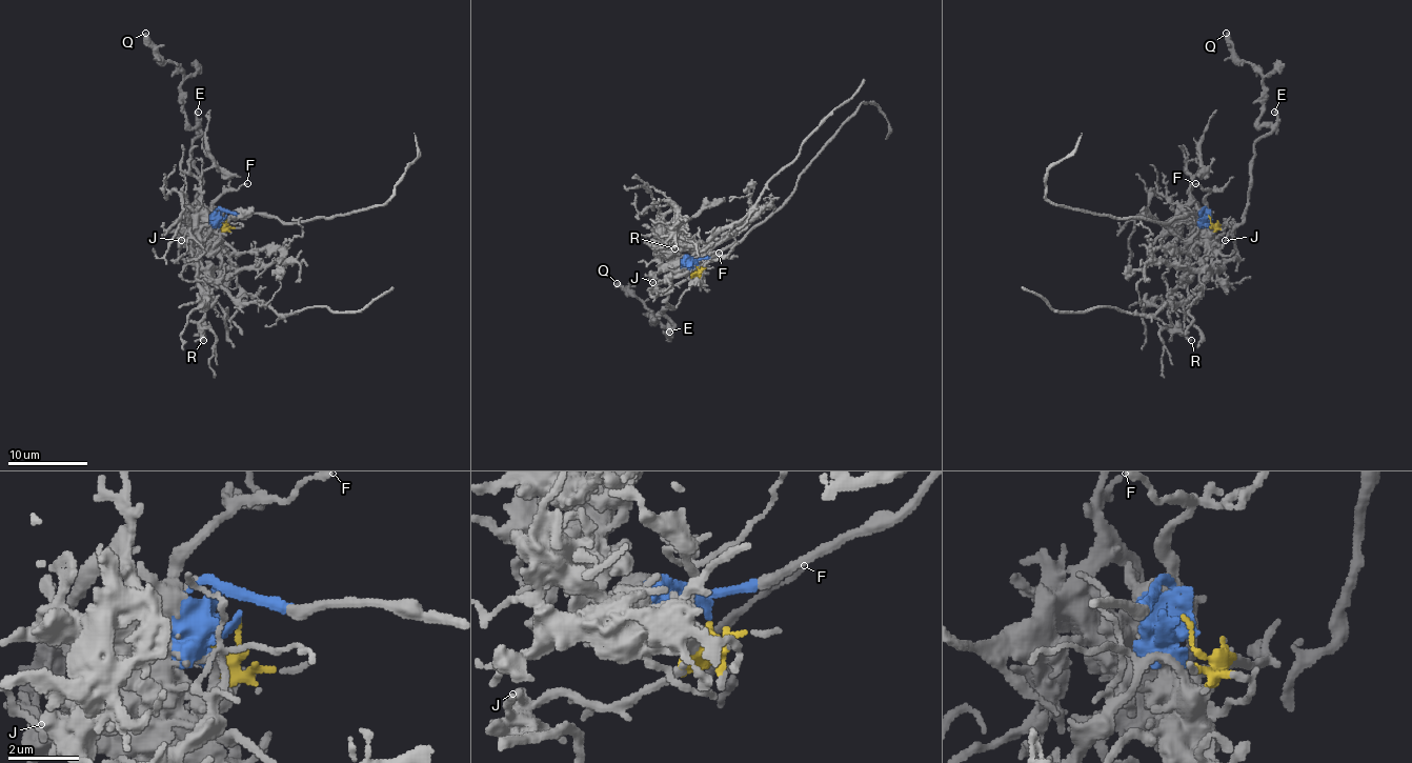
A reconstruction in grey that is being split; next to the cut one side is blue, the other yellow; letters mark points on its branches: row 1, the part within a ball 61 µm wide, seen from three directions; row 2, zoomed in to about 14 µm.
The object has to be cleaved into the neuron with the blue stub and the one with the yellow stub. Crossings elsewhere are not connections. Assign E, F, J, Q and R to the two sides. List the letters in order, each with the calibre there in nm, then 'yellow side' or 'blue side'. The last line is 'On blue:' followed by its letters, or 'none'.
E: 280 nm thick; yellow side
F: 110 nm thick; blue side
J: 160 nm thick; yellow side
Q: 400 nm thick; yellow side
R: 200 nm thick; blue side
On blue: F, R

